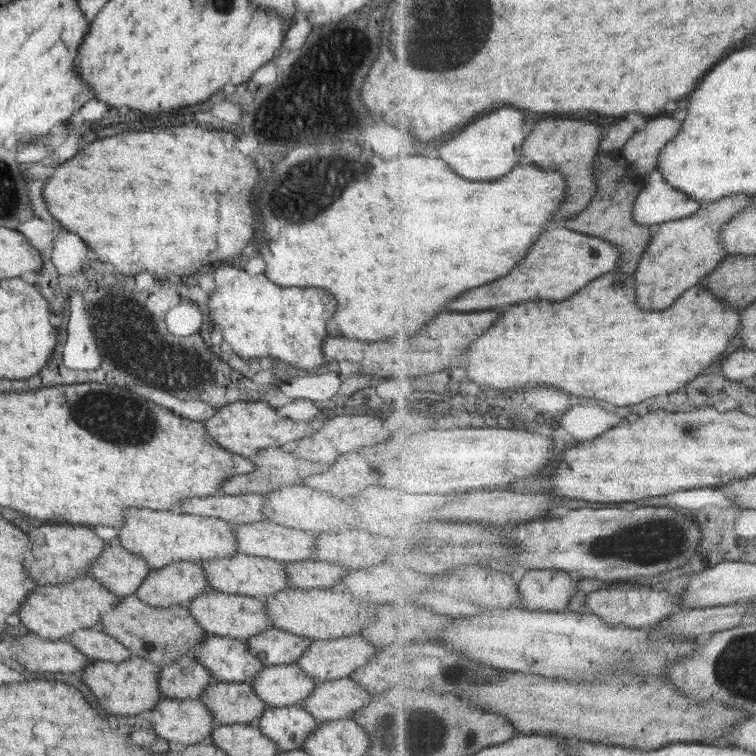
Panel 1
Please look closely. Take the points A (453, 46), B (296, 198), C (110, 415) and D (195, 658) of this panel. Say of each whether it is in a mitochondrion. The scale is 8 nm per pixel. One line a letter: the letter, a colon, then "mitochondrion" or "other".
A: mitochondrion
B: mitochondrion
C: mitochondrion
D: other

